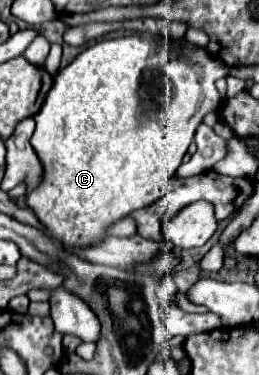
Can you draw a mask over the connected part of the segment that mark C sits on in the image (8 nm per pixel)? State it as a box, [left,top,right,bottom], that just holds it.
[27,33,229,247]

